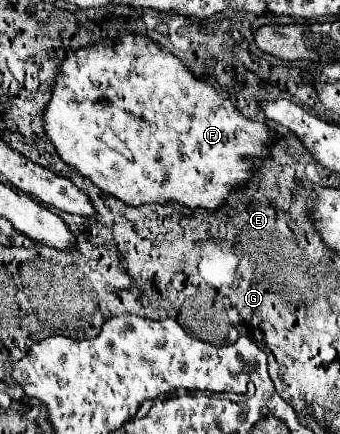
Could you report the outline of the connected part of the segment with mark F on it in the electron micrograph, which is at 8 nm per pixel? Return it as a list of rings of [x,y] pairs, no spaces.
[[[134,34],[120,38],[114,46],[104,42],[76,52],[68,50],[54,84],[52,100],[44,110],[44,122],[46,136],[66,164],[74,166],[106,194],[132,206],[178,200],[190,208],[216,210],[226,204],[230,190],[244,186],[250,178],[246,156],[266,156],[264,144],[274,136],[264,124],[246,120],[232,106],[224,90],[198,80],[170,52],[158,48],[150,38]]]

